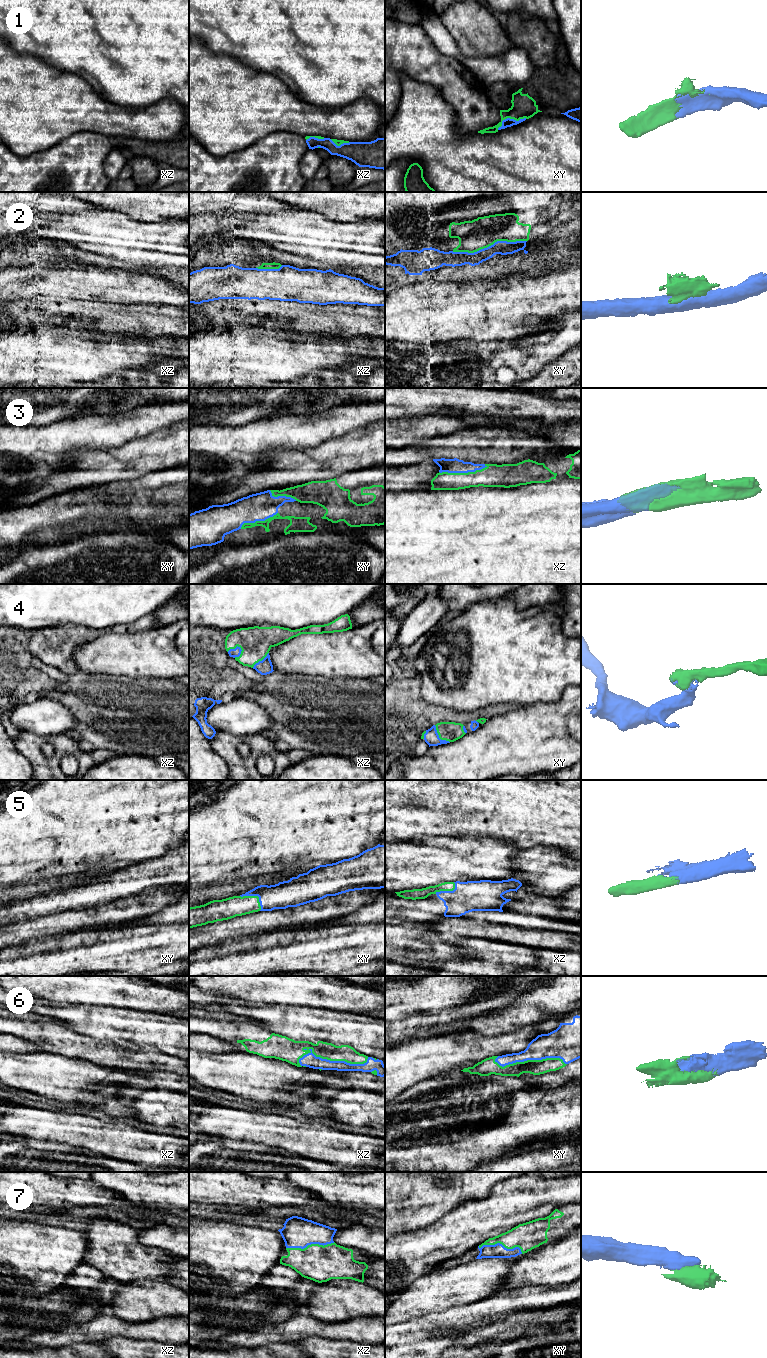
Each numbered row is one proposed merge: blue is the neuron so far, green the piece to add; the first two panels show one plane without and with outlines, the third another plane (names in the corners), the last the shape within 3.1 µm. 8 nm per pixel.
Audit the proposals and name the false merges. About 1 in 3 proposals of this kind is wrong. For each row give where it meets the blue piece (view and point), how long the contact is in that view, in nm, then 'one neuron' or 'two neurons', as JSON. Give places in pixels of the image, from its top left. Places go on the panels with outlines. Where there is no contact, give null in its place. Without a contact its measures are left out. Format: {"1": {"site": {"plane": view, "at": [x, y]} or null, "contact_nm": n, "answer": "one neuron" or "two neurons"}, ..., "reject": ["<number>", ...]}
{"1": {"site": {"plane": "xy", "at": [510, 119]}, "contact_nm": 260, "answer": "one neuron"}, "2": {"site": {"plane": "xy", "at": [489, 246]}, "contact_nm": 600, "answer": "two neurons"}, "3": {"site": {"plane": "xz", "at": [463, 472]}, "contact_nm": 400, "answer": "one neuron"}, "4": {"site": {"plane": "xz", "at": [235, 648]}, "contact_nm": 130, "answer": "one neuron"}, "5": {"site": {"plane": "xy", "at": [255, 895]}, "contact_nm": 200, "answer": "one neuron"}, "6": {"site": {"plane": "xz", "at": [333, 1061]}, "contact_nm": 550, "answer": "one neuron"}, "7": {"site": {"plane": "xz", "at": [310, 1244]}, "contact_nm": 400, "answer": "one neuron"}, "reject": ["2"]}

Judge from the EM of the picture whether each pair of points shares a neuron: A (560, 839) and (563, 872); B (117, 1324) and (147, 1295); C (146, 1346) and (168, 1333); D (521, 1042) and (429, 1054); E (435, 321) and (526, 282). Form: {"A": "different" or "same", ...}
{"A": "different", "B": "different", "C": "different", "D": "same", "E": "same"}

